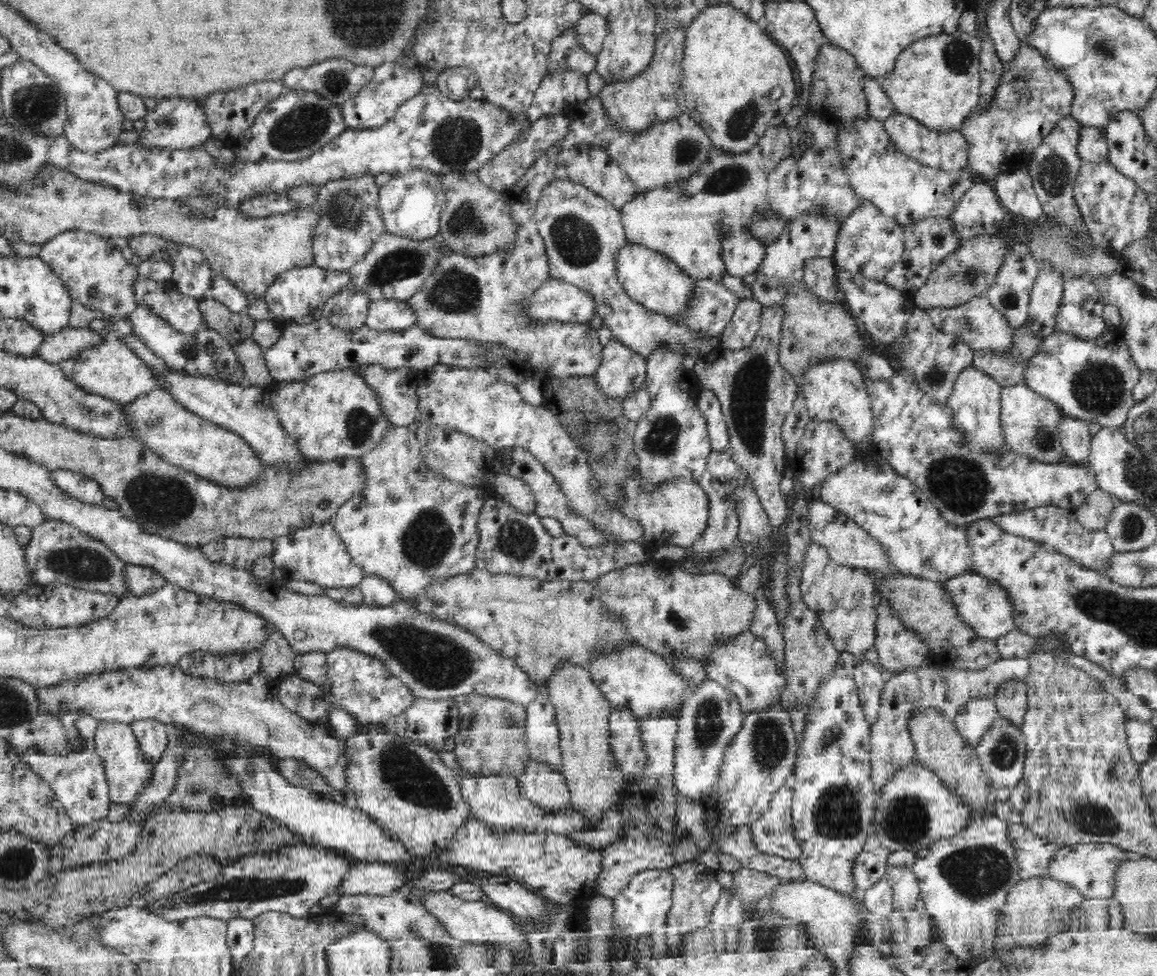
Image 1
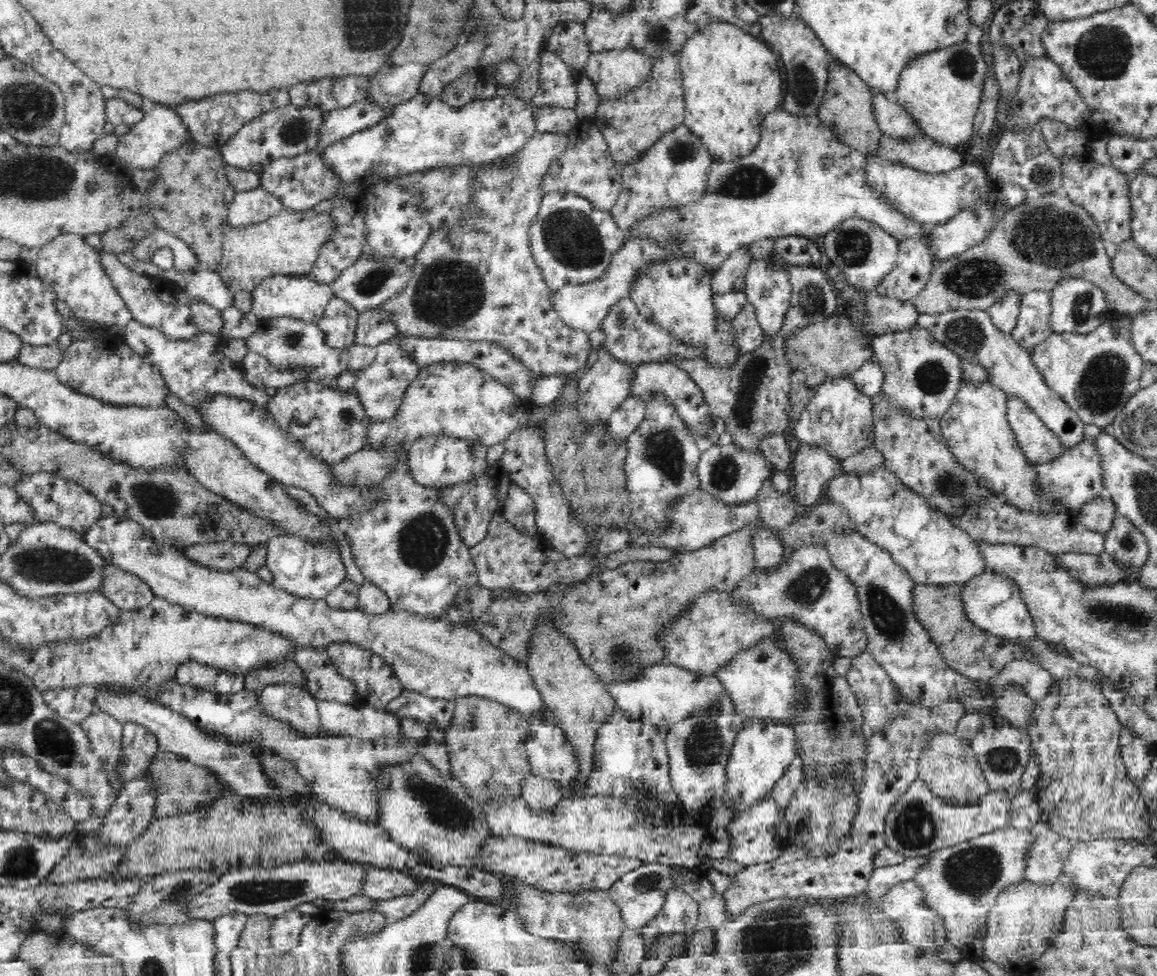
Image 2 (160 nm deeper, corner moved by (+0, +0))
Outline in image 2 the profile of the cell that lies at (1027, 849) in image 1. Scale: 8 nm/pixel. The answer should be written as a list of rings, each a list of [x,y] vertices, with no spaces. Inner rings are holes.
[[[1038,822],[1029,828],[1032,842],[1025,856],[1025,878],[1042,884],[1062,878],[1062,867],[1072,844],[1067,838]]]

